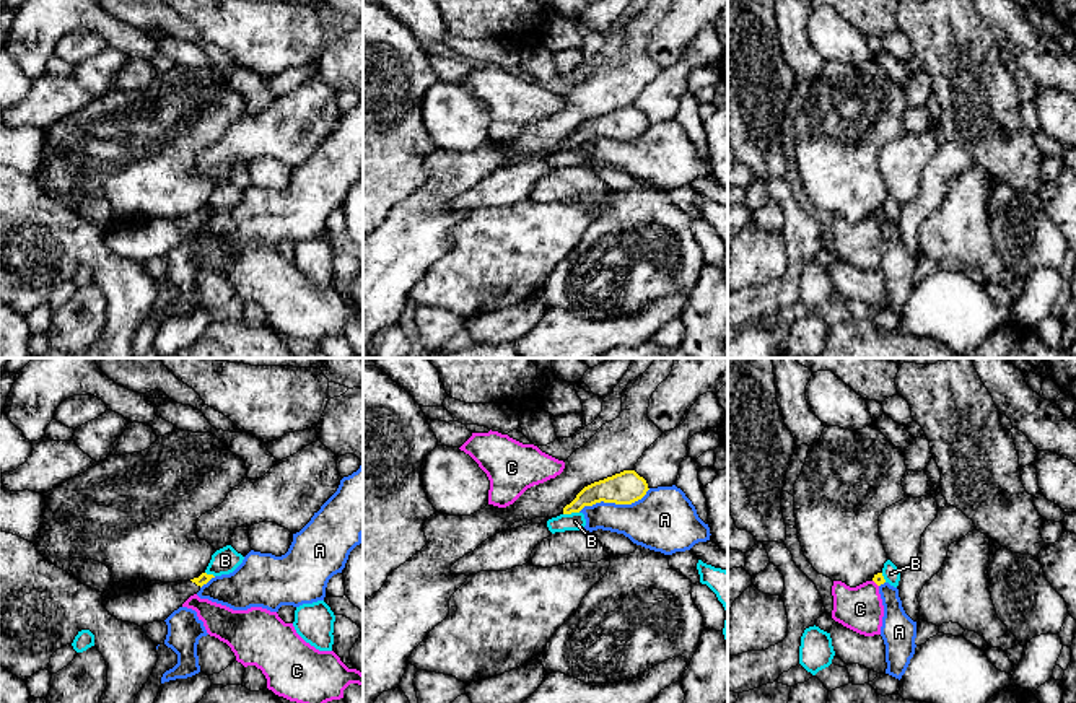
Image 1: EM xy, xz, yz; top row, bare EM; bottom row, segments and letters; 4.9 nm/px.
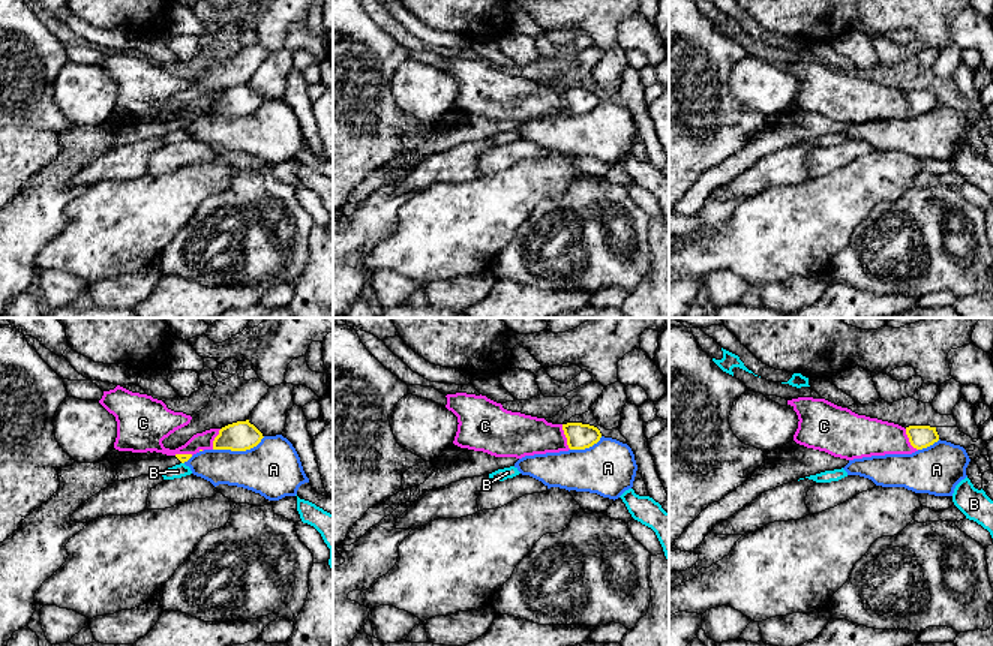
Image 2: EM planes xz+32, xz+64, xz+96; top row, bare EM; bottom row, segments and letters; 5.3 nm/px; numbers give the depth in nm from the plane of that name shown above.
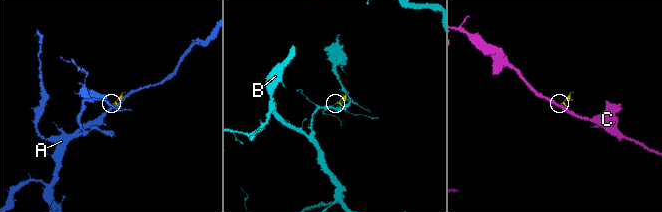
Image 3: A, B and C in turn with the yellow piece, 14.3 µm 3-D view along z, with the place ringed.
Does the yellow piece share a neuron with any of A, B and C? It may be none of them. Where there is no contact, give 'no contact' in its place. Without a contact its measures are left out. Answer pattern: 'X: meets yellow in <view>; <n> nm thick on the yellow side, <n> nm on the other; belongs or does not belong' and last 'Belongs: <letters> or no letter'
A: meets yellow in xz; 160 nm thick on the yellow side, 300 nm on the other; does not belong
B: meets yellow in xz; 130 nm thick on the yellow side, 90 nm on the other; does not belong
C: meets yellow in yz; 50 nm thick on the yellow side, 220 nm on the other; does not belong
Belongs: no letter

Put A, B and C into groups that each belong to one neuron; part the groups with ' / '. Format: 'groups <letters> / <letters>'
groups A / B / C

